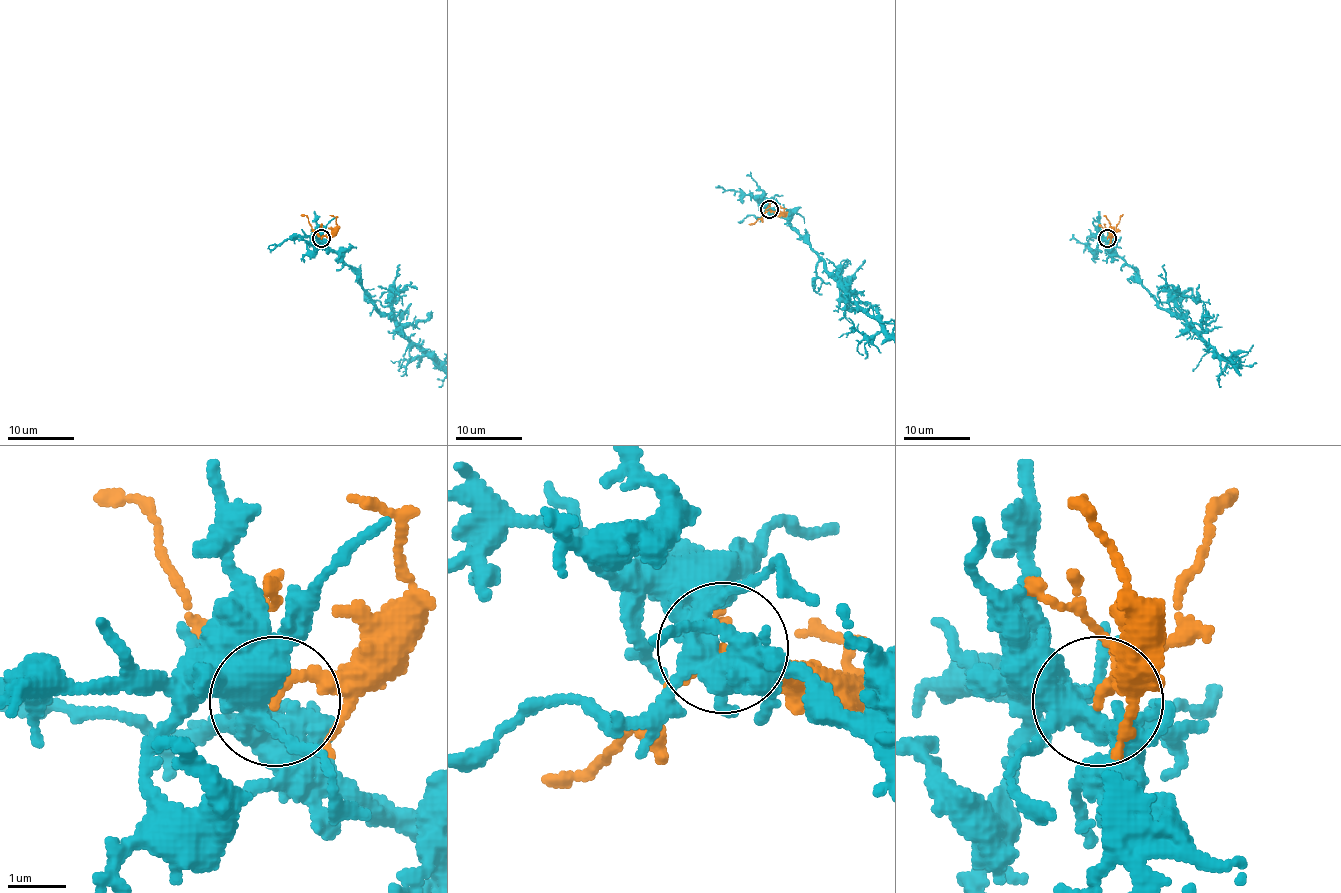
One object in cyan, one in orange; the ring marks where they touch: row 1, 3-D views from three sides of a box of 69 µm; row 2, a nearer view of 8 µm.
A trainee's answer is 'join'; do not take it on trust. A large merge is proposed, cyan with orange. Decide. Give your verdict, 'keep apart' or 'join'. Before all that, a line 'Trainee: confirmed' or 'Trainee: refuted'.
Trainee: refuted
keep apart

